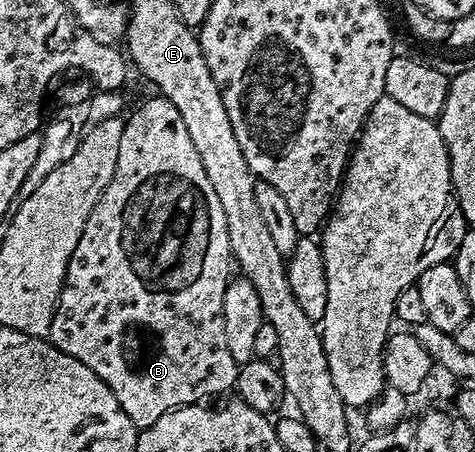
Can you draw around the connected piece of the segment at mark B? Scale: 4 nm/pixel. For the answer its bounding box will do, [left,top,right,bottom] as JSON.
[47,97,238,431]

